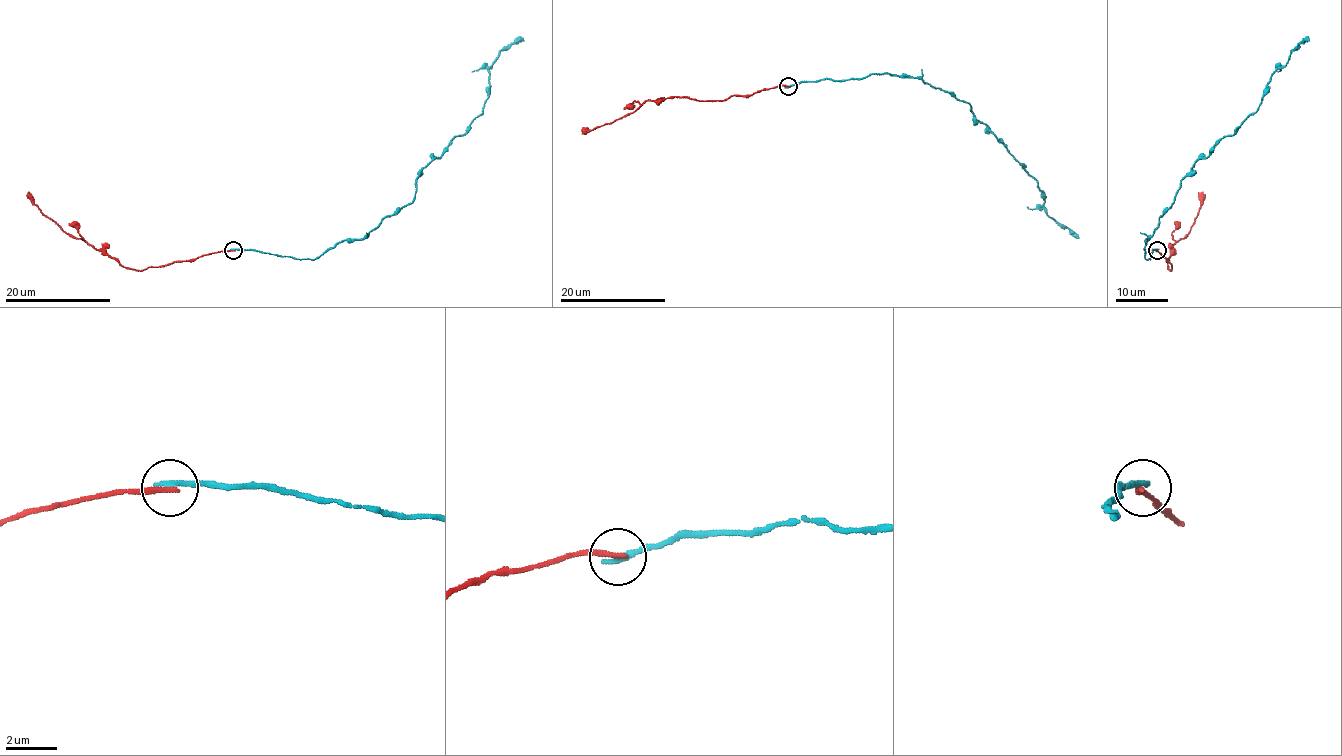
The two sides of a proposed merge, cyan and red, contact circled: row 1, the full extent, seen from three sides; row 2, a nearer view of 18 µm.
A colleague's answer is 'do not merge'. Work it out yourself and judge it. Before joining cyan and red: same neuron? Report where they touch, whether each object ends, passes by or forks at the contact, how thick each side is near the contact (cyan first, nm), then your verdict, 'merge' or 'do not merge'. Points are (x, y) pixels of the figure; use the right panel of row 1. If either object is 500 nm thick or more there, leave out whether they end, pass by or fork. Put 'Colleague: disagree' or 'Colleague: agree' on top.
Colleague: agree
(1157, 250) | cyan ends | red ends | 240/220 nm | do not merge

